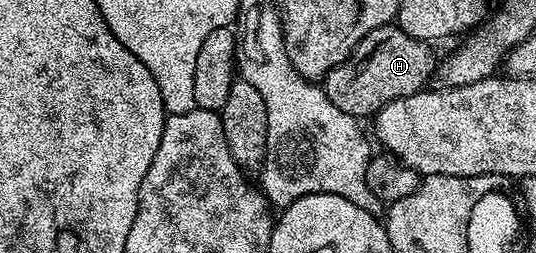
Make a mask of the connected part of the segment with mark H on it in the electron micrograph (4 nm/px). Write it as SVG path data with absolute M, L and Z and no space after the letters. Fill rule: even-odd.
M398 25L378 27L355 46L351 56L328 73L327 78L322 80L321 86L327 92L329 101L333 101L333 105L337 105L337 109L341 109L341 113L349 113L356 117L364 117L363 115L373 117L385 105L389 105L401 97L416 95L418 91L422 91L428 86L437 66L437 55L431 52L431 47L430 42L417 37L409 37L409 33L405 33Z

